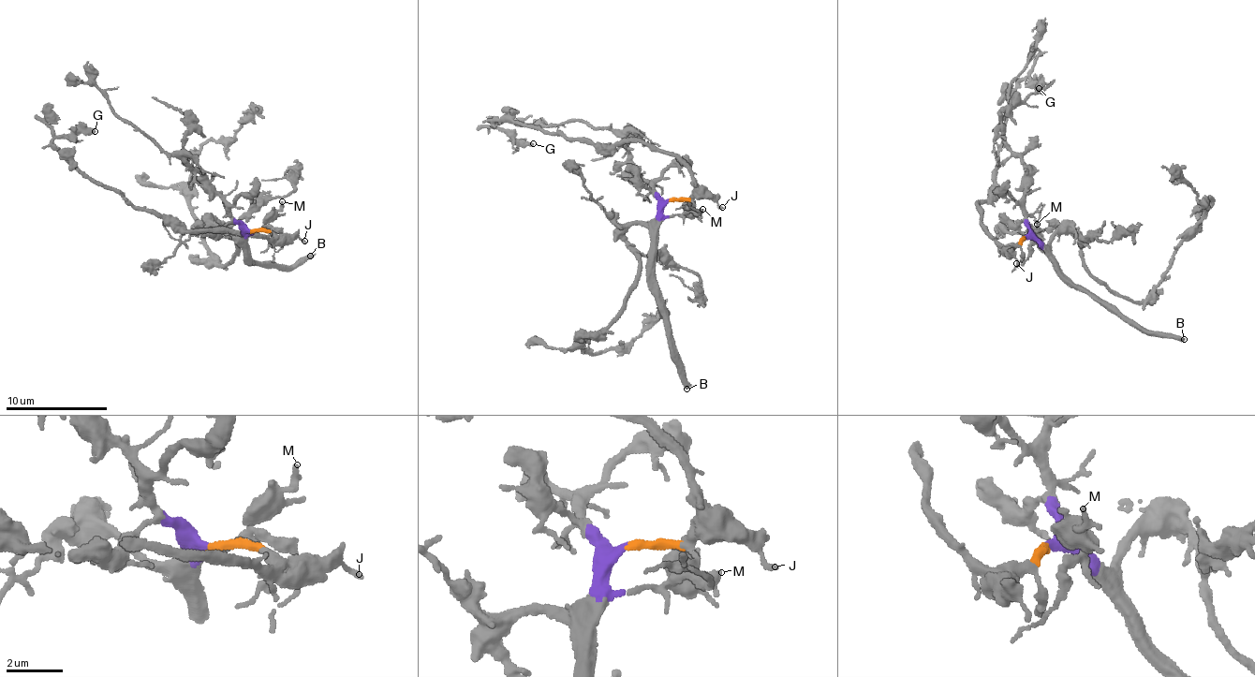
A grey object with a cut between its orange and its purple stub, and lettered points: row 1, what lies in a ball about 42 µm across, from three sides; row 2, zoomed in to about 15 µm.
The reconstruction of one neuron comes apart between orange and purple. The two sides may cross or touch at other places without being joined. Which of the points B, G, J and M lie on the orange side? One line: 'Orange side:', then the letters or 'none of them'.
Orange side: G, J

